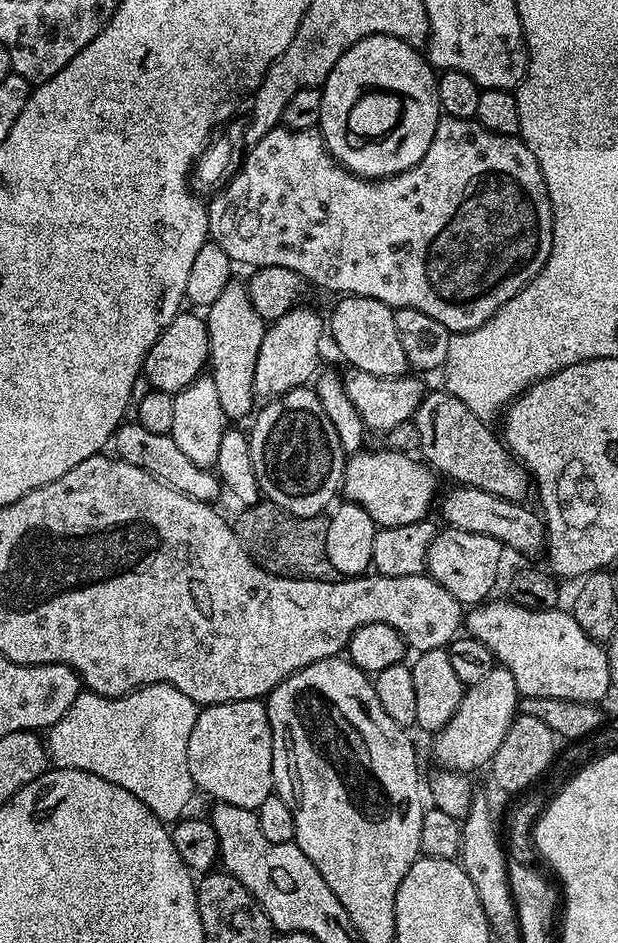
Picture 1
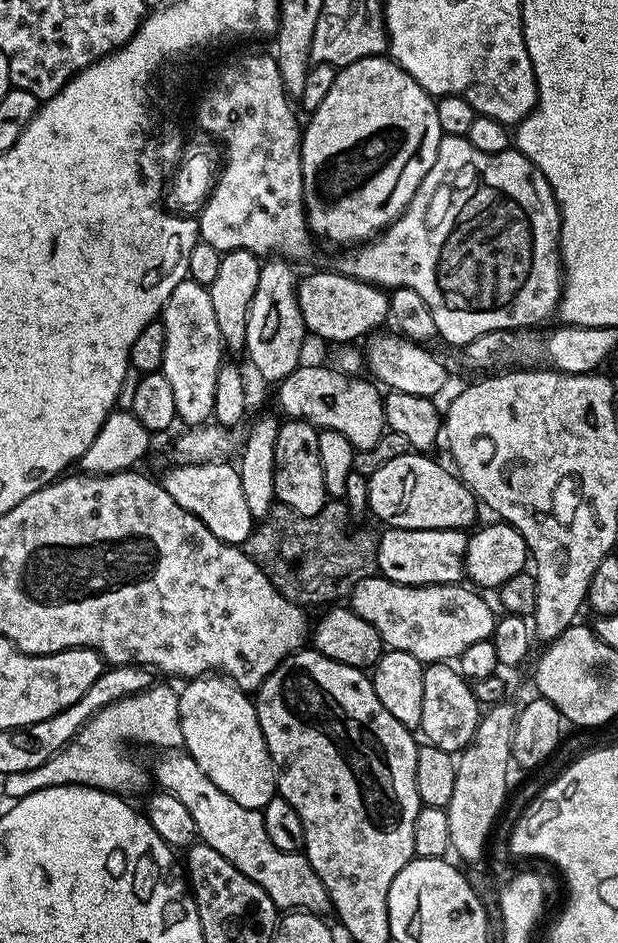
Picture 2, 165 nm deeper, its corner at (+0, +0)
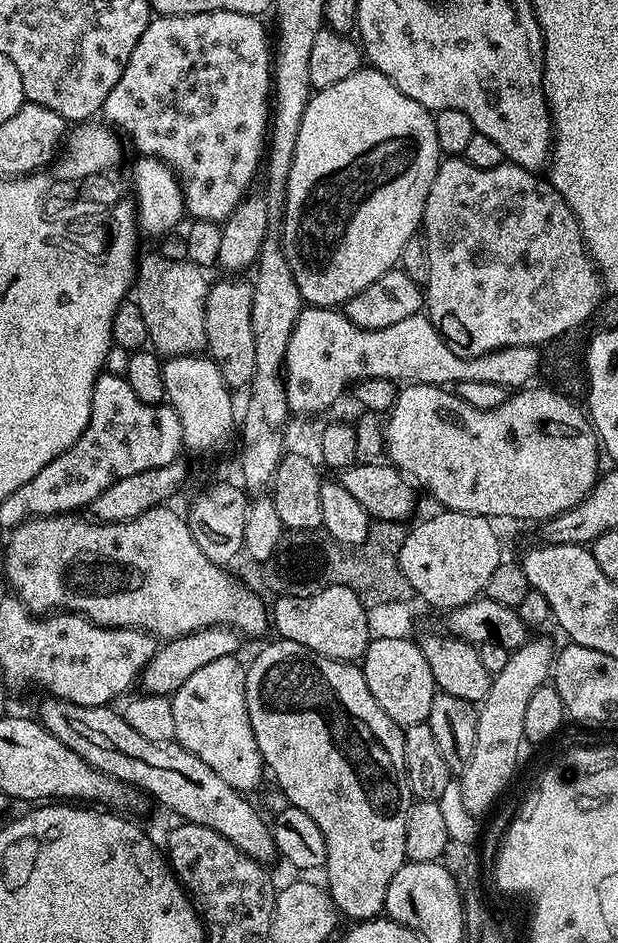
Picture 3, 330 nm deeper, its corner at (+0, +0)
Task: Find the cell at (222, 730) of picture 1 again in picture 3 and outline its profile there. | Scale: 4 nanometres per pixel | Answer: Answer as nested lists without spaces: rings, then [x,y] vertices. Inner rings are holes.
[[[235,655],[217,658],[195,670],[180,689],[170,696],[174,710],[175,743],[180,744],[190,754],[202,758],[218,778],[236,789],[237,792],[251,793],[251,788],[260,784],[260,779],[266,776],[264,760],[260,757],[258,742],[254,738],[254,730],[250,726],[250,714],[246,710],[246,686],[244,685],[245,665],[237,661]]]

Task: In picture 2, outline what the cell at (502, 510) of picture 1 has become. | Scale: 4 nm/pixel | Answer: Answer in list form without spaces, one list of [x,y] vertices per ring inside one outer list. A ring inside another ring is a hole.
[[[409,450],[406,454],[398,454],[398,458],[390,458],[390,462],[378,466],[378,470],[374,470],[374,474],[368,477],[367,511],[373,512],[381,520],[381,525],[402,530],[468,530],[477,523],[475,520],[478,501],[472,489],[465,486],[455,471],[447,472],[438,461],[431,460],[432,458],[423,452]]]

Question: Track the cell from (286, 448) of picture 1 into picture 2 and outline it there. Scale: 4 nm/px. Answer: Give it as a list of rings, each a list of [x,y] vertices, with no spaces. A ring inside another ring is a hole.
[[[288,418],[280,425],[274,446],[274,494],[283,507],[300,516],[316,516],[330,499],[318,458],[318,429],[305,420]]]

